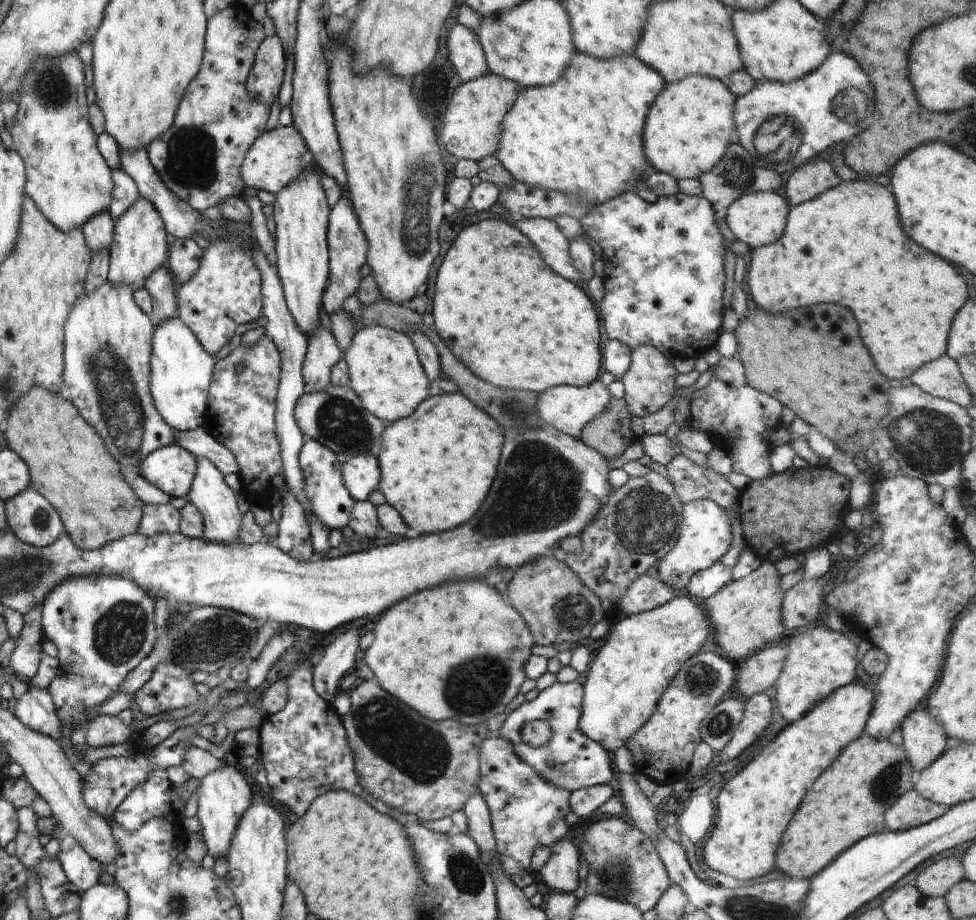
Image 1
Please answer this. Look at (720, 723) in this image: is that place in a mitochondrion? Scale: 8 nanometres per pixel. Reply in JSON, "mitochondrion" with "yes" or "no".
{"mitochondrion":"yes"}

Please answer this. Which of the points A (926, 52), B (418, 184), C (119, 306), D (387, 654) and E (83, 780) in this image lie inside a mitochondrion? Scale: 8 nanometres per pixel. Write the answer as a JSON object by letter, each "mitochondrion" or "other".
{"A":"other","B":"mitochondrion","C":"other","D":"other","E":"other"}

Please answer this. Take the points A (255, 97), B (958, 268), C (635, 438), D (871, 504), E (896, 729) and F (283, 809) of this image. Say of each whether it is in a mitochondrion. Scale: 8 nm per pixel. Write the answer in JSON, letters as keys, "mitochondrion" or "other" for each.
{"A":"other","B":"other","C":"other","D":"other","E":"other","F":"other"}

